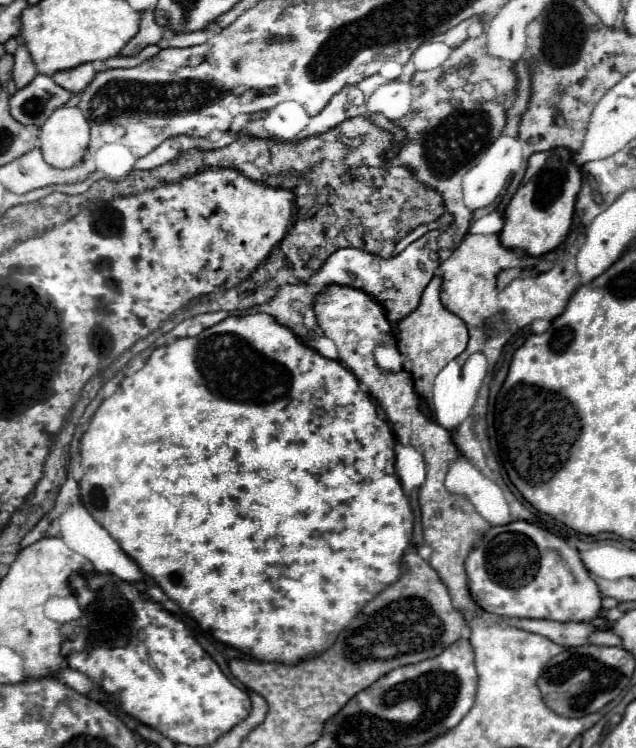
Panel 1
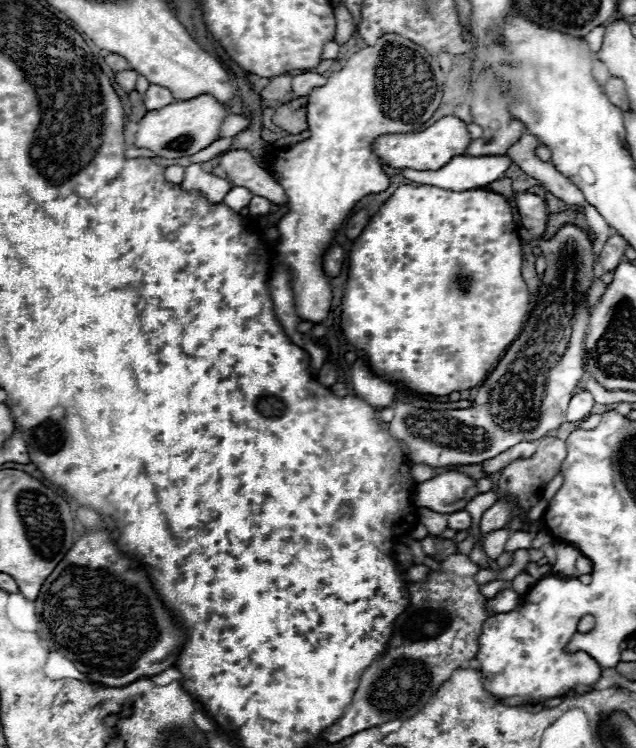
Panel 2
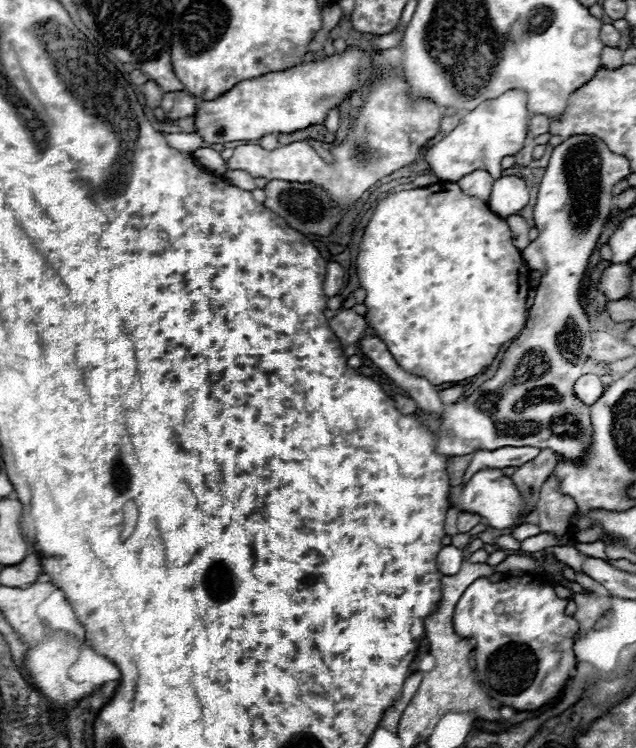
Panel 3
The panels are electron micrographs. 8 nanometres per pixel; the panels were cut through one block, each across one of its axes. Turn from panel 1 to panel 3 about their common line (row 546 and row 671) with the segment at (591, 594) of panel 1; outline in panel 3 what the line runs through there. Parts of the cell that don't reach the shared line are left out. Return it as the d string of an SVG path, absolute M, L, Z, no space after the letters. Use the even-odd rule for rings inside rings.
M530 574L522 578L508 578L494 584L486 578L478 578L458 600L454 612L456 634L460 634L462 638L476 640L474 660L478 678L490 690L490 696L500 702L500 706L534 712L560 698L566 680L574 676L576 660L572 648L580 630L578 622L572 616L564 614L566 606L568 600L558 598L552 586Z

